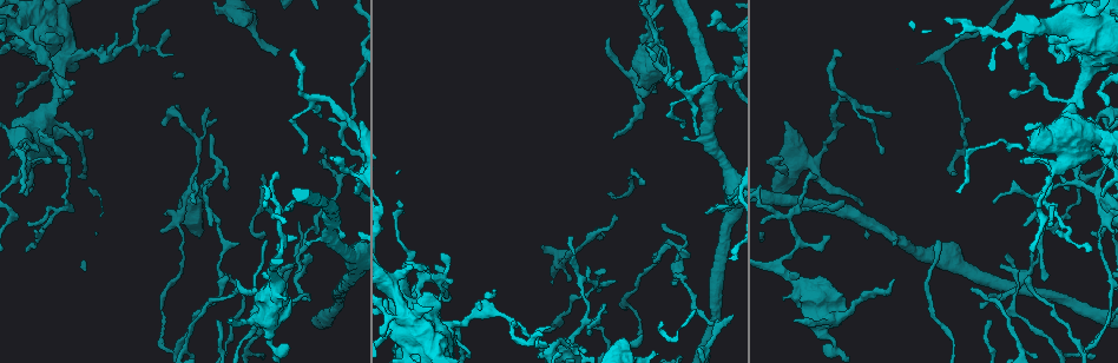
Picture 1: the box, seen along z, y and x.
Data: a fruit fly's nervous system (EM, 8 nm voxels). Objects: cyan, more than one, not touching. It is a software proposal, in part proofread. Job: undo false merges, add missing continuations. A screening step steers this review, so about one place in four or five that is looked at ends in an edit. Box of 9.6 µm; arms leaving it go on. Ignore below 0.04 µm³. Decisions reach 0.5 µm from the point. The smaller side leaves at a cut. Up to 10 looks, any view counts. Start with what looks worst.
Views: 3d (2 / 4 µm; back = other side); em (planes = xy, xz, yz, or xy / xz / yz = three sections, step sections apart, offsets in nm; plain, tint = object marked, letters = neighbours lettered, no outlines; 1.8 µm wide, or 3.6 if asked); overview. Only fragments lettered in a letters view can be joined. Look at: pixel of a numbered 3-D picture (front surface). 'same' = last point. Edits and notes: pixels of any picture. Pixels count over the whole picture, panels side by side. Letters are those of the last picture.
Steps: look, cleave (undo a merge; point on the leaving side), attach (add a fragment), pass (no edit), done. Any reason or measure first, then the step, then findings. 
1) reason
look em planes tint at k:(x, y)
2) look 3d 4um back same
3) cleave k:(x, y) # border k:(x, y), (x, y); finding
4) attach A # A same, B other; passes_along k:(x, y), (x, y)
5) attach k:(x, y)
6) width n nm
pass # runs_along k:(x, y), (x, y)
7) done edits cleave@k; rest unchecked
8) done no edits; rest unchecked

small branch off a trunk
look 3d 2um at 1:(1096, 190)

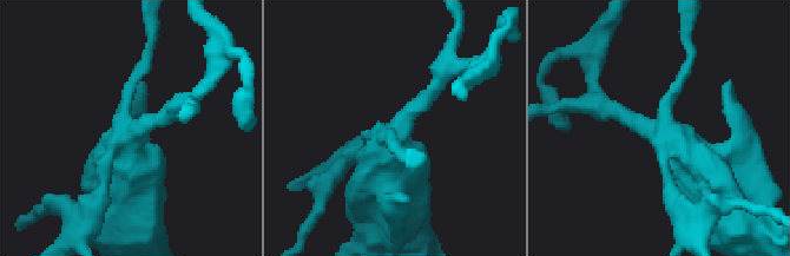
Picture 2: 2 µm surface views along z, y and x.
look em planes letters at 2:(397, 132)

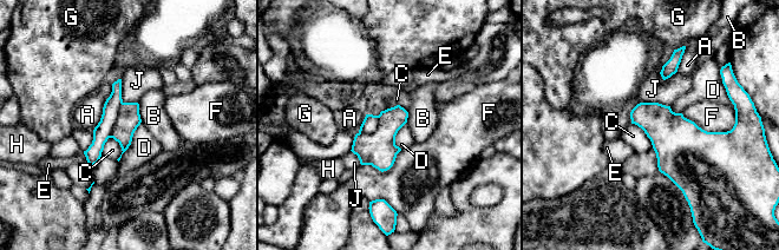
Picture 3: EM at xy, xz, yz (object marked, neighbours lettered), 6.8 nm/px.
cleave 3:(102, 132) # A other, B other, C other, D other, E other, F other, G other, H other, J other; border 3:(123, 103), (110, 137); two cells meet here

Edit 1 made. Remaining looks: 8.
an open end
look 3d 2um at 1:(235, 279)

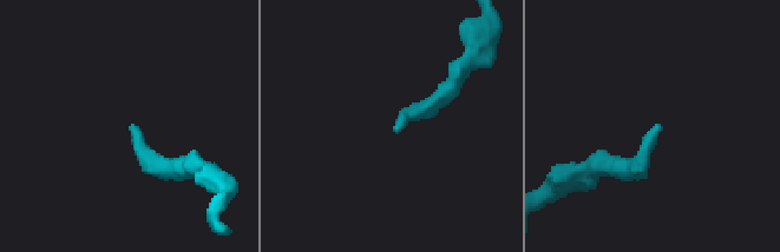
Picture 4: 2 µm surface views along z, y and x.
look em planes tint at 4:(397, 126)

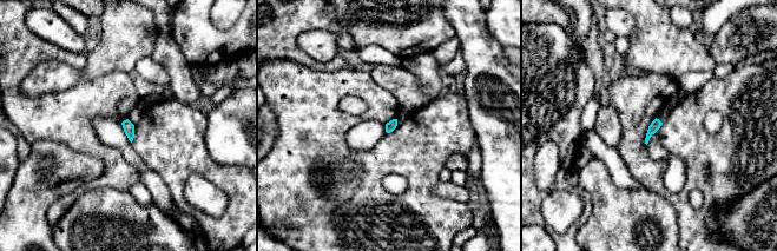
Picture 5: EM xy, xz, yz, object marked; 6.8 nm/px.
look em planes letters same

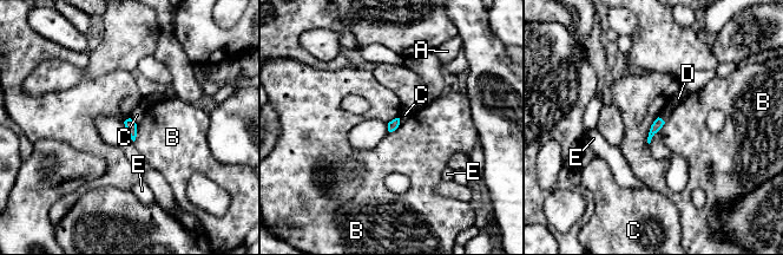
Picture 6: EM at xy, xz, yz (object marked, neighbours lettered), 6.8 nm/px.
attach D # A other, B other, C other, D same, E other; passes_along 6:(658, 123), (662, 119), (678, 98); the cell continues

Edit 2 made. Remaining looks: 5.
sharp bend
look 3d 4um at 1:(1068, 114)

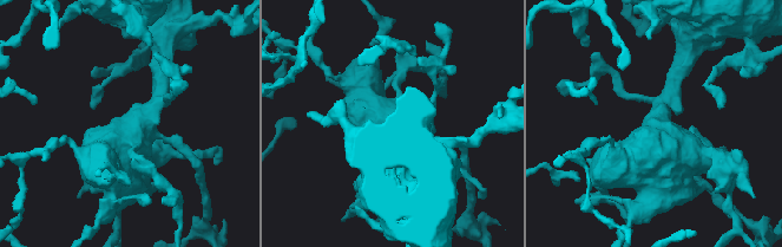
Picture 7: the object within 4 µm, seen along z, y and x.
need the tissue
look em 3.6um yz step 8 plain at 7:(137, 127)

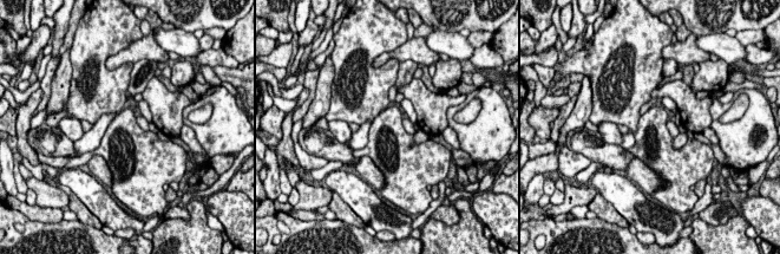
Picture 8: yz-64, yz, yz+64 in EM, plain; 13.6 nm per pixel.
see the neighbours
look em 3.6um yz step 8 letters same

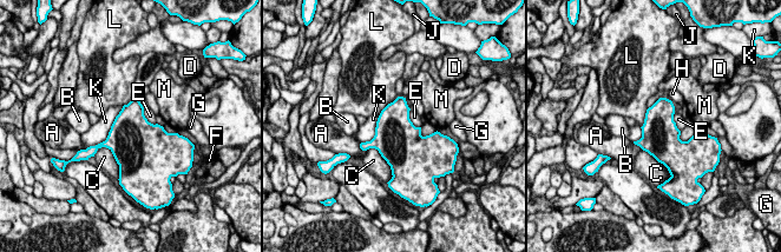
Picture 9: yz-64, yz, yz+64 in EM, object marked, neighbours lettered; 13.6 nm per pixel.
pass # A other, B other, C other, D other, E other, F other, G other, H other, J other, K other, L other, M other; border 9:(696, 126), (687, 140), (678, 138); continuous, no second cell

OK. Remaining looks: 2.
sudden change in width
look em 3.6um xz step 16 tint at 1:(70, 53)

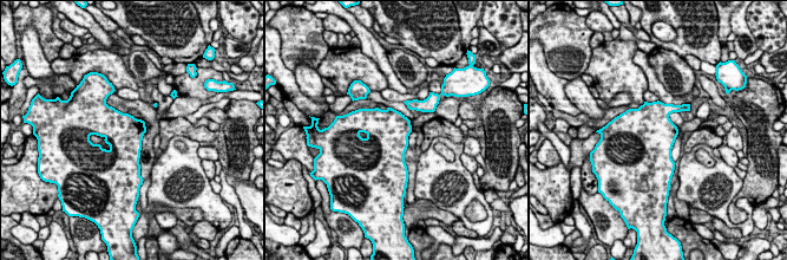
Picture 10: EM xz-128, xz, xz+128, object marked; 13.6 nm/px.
look em 3.6um xy step 16 letters same

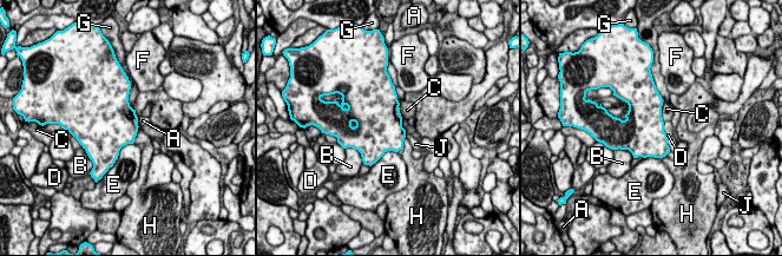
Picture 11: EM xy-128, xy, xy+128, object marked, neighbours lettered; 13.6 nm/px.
pass # A other, B other, C other, D other, E other, F other, G other, H other, J other; border 11:(663, 122), (663, 131), (668, 136); continuous, no second cell

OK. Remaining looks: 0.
done edits cleave@3, attach@6; rest unchecked

